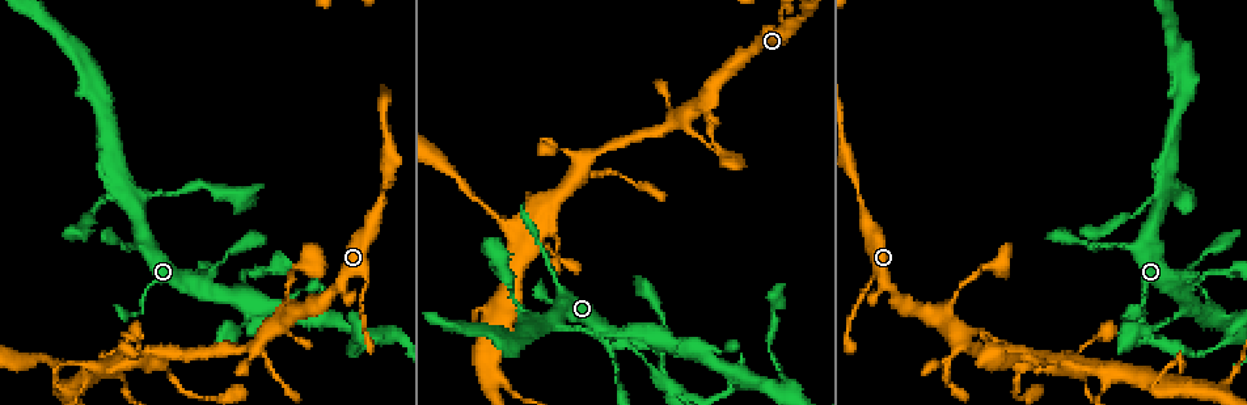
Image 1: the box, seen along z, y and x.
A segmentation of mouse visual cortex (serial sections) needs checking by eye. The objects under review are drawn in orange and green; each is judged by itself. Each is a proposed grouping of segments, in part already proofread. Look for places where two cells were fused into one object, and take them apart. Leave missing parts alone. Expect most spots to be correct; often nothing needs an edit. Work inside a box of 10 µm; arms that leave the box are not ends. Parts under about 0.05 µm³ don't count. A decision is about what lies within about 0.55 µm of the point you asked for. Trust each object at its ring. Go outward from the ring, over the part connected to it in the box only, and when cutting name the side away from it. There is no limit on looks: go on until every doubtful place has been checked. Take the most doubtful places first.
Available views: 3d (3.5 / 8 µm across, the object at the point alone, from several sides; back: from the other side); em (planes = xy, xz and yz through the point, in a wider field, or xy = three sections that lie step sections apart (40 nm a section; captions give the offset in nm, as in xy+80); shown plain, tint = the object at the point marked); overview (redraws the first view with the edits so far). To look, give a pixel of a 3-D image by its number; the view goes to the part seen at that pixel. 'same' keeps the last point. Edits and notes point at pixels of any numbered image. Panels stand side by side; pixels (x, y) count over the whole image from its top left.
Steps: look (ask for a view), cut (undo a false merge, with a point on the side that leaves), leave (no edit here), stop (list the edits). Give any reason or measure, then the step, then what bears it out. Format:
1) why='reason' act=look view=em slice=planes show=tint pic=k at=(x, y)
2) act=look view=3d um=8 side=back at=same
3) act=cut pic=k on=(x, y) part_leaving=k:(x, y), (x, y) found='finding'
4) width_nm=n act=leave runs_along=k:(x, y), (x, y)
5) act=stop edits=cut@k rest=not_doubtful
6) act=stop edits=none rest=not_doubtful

why='small branch off a trunk' act=look view=3d um=3.5 pic=1 at=(1181, 284)

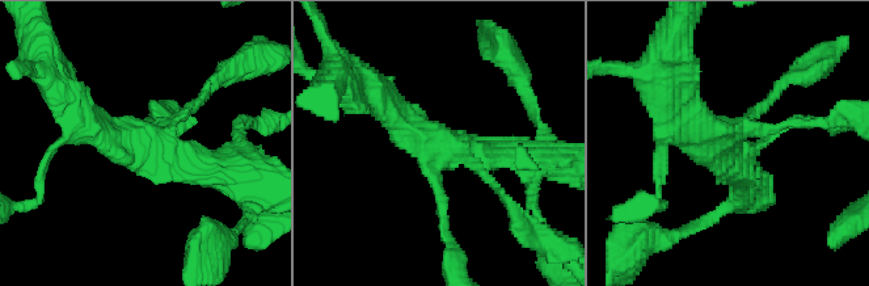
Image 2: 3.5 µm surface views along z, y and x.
act=look view=em slice=xy step=3 show=tint pic=2 at=(732, 143)

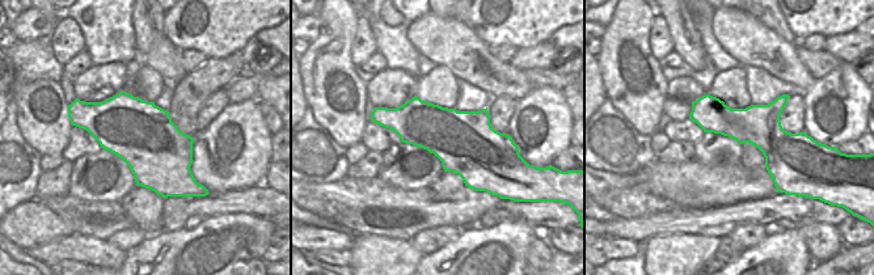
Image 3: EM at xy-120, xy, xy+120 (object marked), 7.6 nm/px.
arm_widths_nm=150,150,300,350 act=leave found='one cell here'

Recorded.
why='four or more arms meet' act=look view=3d um=3.5 pic=1 at=(251, 300)

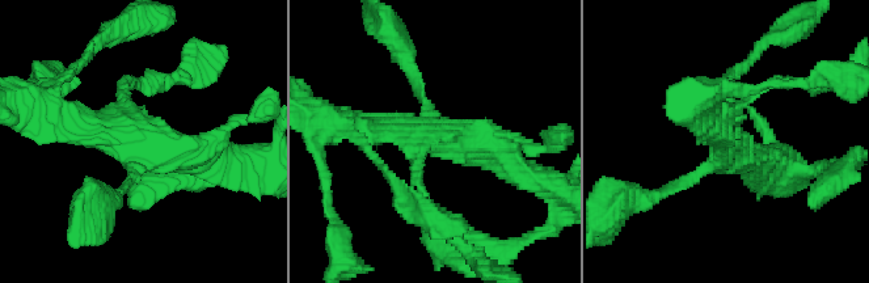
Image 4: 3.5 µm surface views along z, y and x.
act=look view=em slice=xy step=5 show=tint pic=4 at=(428, 136)

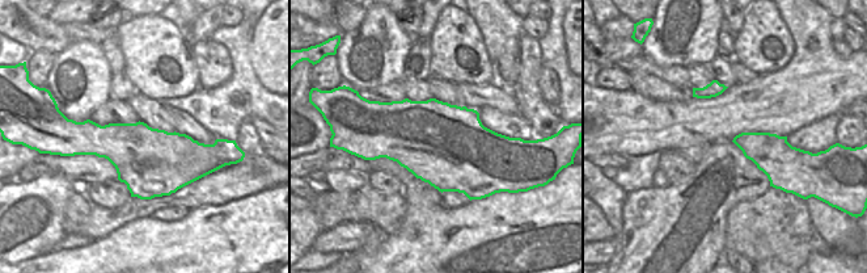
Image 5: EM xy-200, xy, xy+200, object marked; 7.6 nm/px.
arms=4 act=leave runs_along=4:(57, 109), (84, 130), (212, 157) found='continuous, no second cell'

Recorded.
why='a fork' act=look view=3d um=3.5 pic=1 at=(1215, 317)

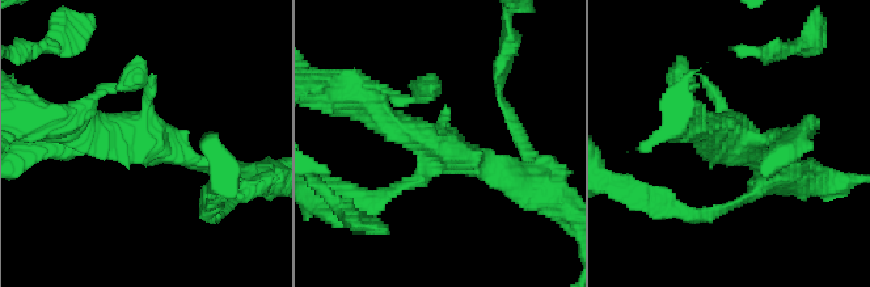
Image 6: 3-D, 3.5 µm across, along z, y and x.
why='now the EM' act=look view=em slice=xy step=5 show=tint pic=6 at=(440, 146)

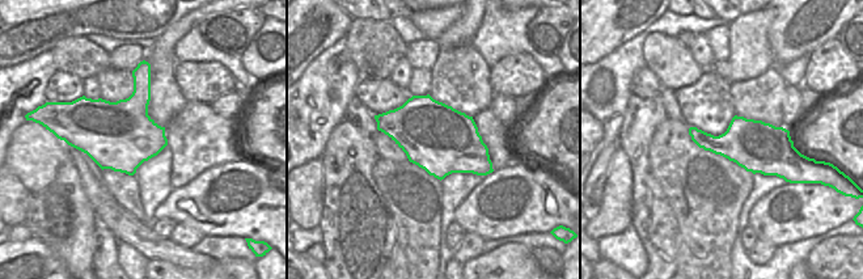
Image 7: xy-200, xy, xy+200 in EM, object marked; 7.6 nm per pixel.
act=leave runs_along=6:(367, 105), (515, 180) found='continuous, no second cell'

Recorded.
why='abrupt turn' act=look view=3d um=3.5 side=back pic=1 at=(786, 387)

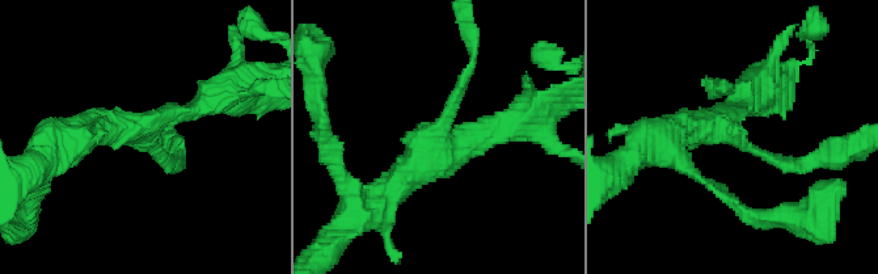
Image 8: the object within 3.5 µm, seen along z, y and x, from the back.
arms=3 arm_widths_nm=150,250,400 why='need the tissue' act=look view=em slice=xy step=5 show=tint pic=8 at=(441, 136)

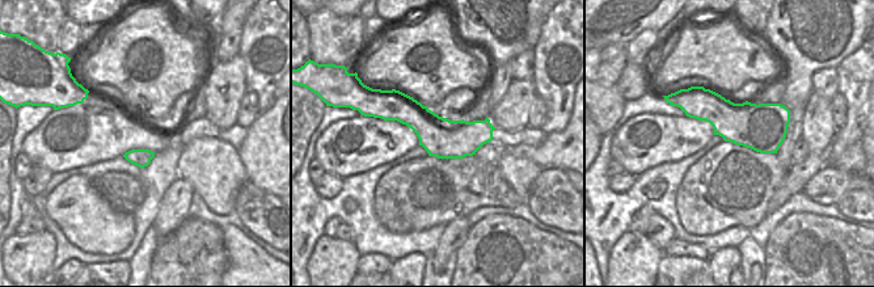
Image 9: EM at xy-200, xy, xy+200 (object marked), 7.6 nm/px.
act=leave runs_along=9:(383, 100), (439, 136), (489, 136) found='continuous, no second cell'

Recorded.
act=stop edits=none rest=not_doubtful

